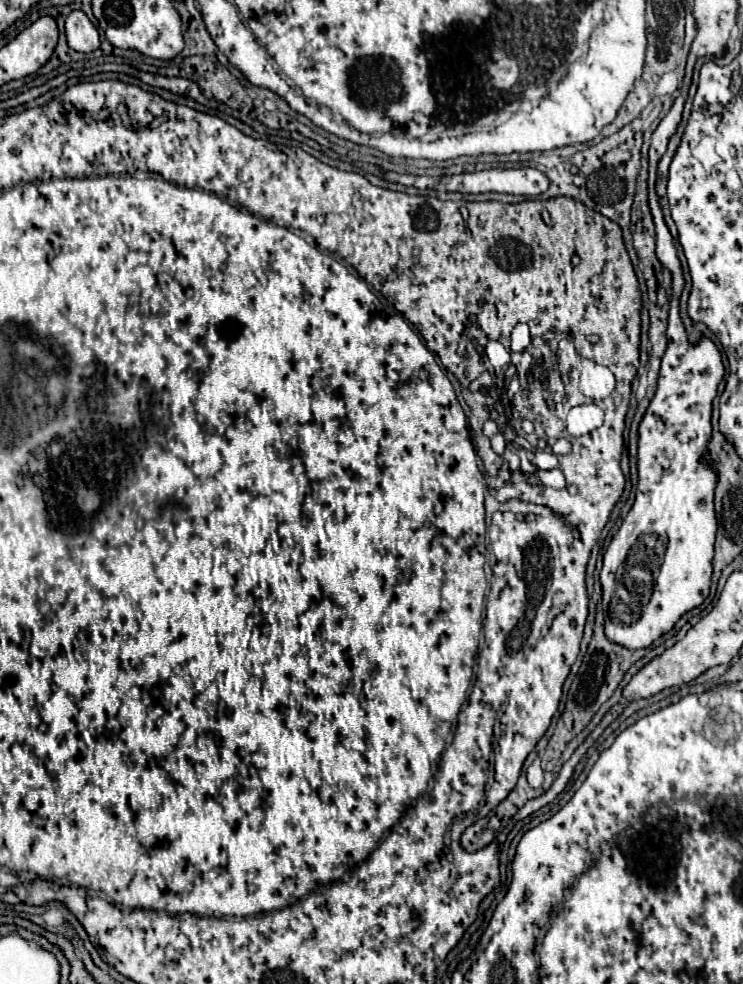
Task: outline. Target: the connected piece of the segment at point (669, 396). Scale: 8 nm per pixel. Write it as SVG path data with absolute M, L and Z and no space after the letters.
M652 206L652 218L656 224L656 258L672 274L672 298L670 298L670 318L668 318L668 348L662 356L662 368L658 378L656 394L642 418L638 428L638 488L636 500L624 518L618 534L612 538L606 554L604 568L600 572L602 582L602 606L606 616L606 636L630 650L648 648L658 636L672 630L676 620L700 606L710 592L712 558L714 558L714 534L716 534L716 512L714 512L714 486L716 474L704 466L700 460L706 452L706 444L712 432L712 402L717 396L718 382L724 376L724 364L718 348L706 340L704 344L692 346L688 342L686 330L680 320L680 294L684 286L684 276L670 230L664 224L662 210Z

